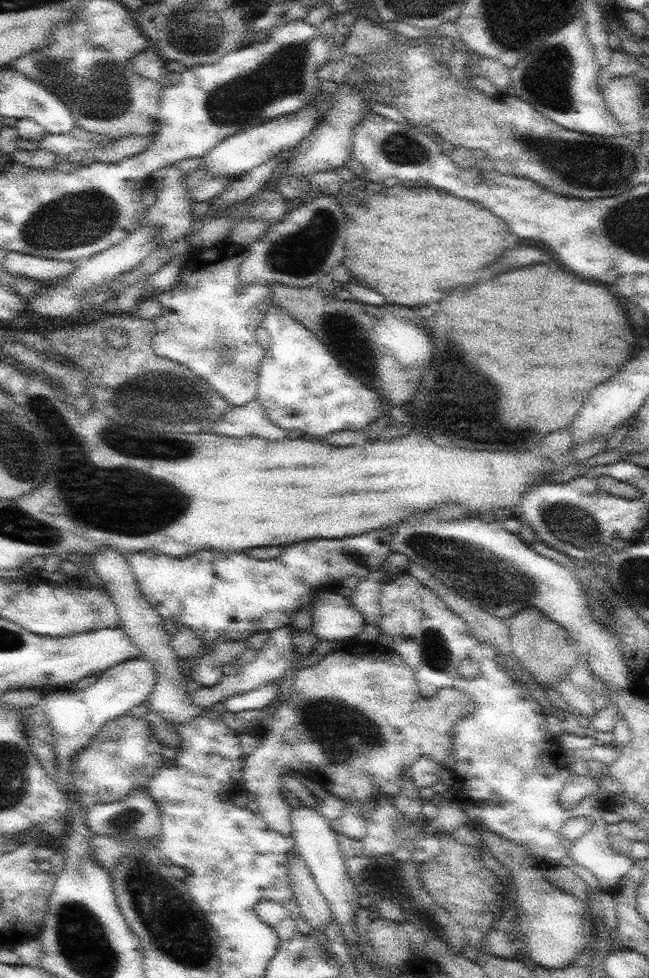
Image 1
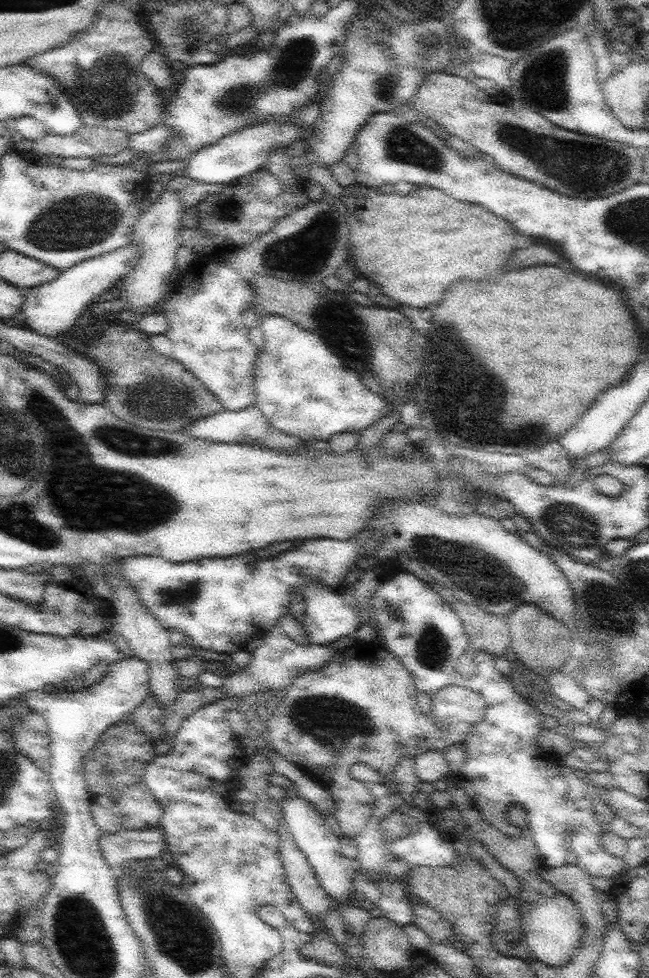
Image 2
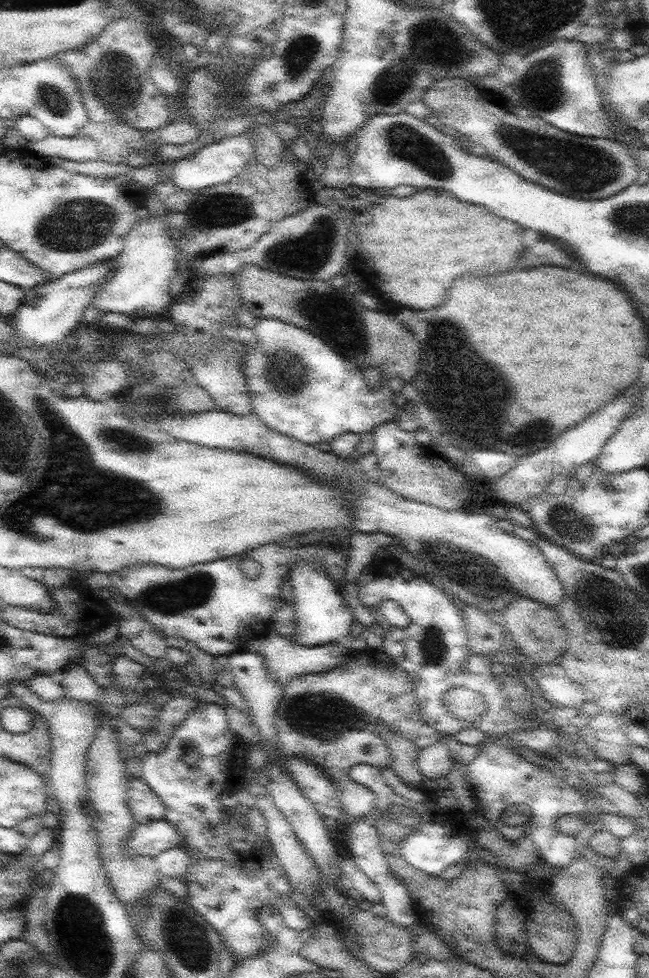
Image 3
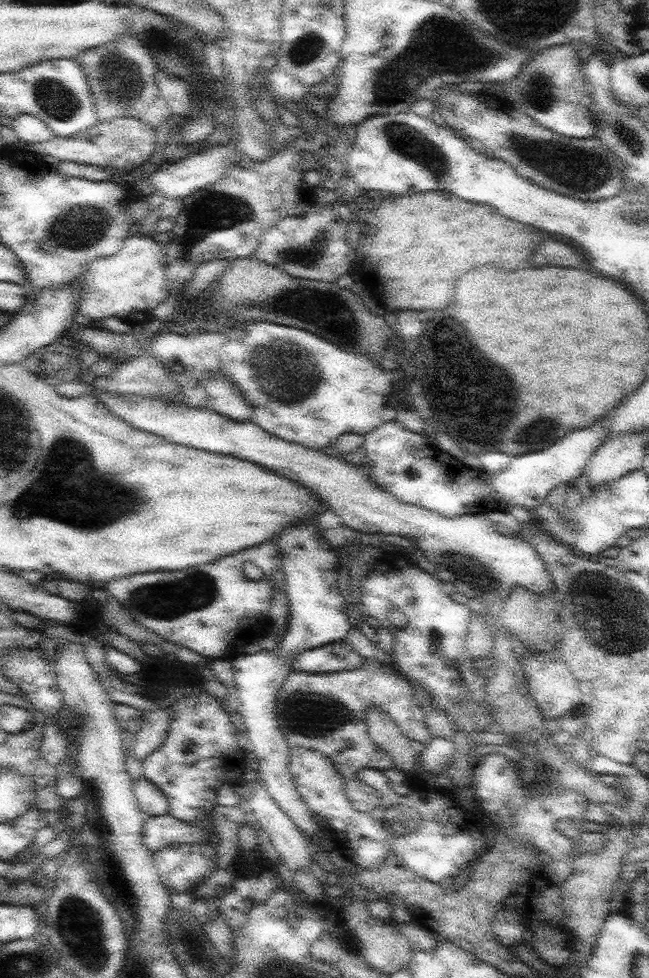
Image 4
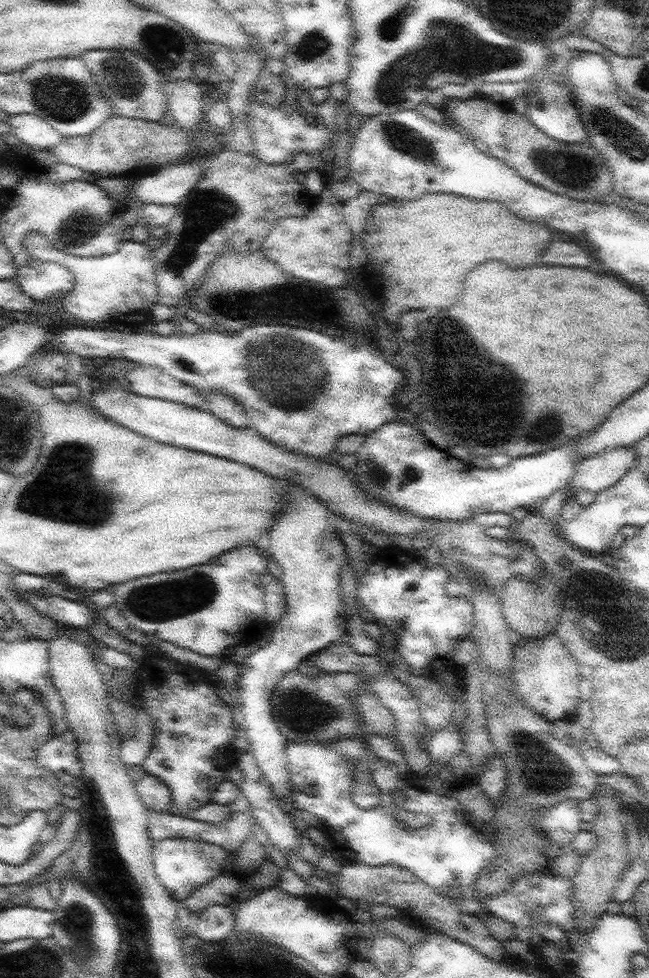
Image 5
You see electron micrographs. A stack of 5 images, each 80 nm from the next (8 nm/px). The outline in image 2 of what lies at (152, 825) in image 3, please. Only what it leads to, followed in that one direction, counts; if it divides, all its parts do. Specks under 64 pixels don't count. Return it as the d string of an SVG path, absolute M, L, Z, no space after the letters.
M162 826L150 830L128 830L103 833L100 838L102 855L115 870L132 861L159 860L166 848L166 835Z

